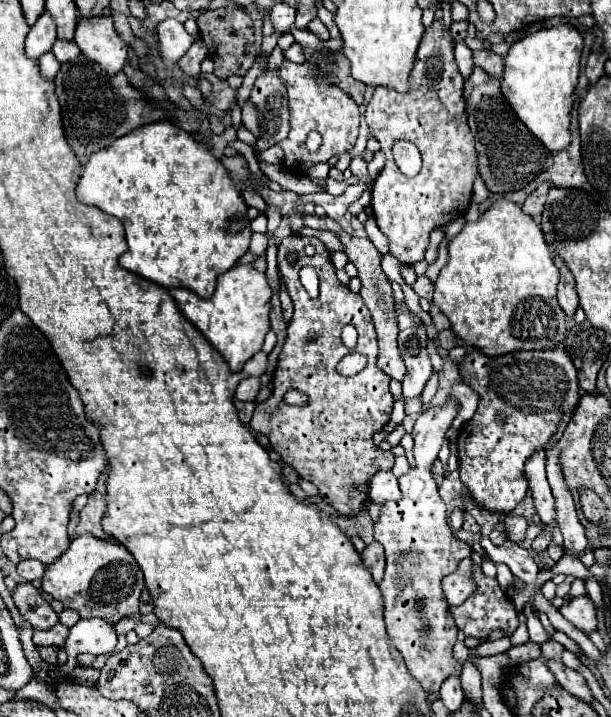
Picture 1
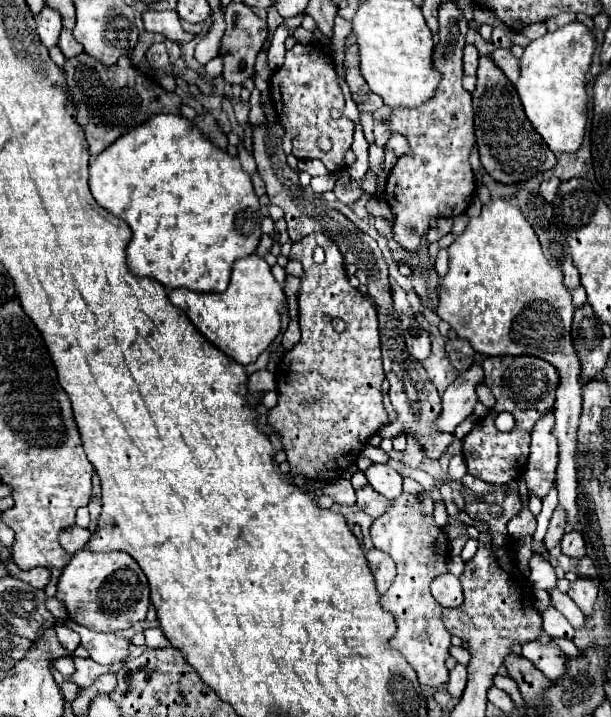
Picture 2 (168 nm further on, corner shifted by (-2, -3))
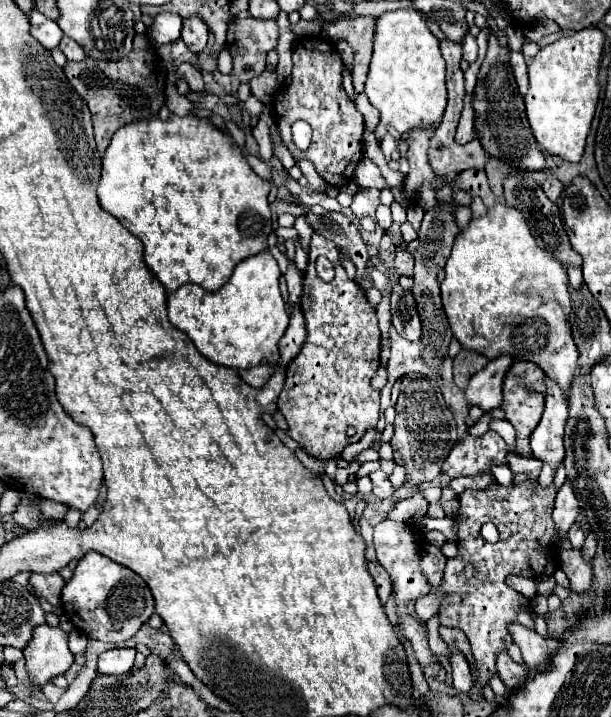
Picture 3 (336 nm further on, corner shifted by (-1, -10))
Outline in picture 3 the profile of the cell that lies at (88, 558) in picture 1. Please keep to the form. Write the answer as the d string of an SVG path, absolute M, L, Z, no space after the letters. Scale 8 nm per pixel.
M95 550L87 552L79 560L73 578L63 588L61 602L69 620L77 630L81 630L89 638L111 642L111 644L131 640L155 610L151 590L141 580L141 576L105 558Z

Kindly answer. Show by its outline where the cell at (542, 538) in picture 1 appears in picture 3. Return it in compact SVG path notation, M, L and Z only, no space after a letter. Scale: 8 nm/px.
M563 484L557 492L557 498L555 498L555 510L553 510L553 520L555 520L555 526L563 532L567 532L571 528L571 524L577 520L579 516L579 500L571 488L571 484Z

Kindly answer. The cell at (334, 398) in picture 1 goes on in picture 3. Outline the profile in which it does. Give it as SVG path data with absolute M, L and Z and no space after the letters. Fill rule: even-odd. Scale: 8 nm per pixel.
M313 234L311 236L311 246L309 246L309 266L307 272L303 276L303 296L301 296L301 310L305 316L305 324L307 324L307 340L305 346L301 348L301 352L297 354L297 358L285 368L285 386L279 394L279 410L285 416L289 430L287 434L299 442L303 446L303 450L307 450L311 456L315 458L335 458L341 456L341 452L351 444L361 440L361 436L369 430L377 426L379 420L379 392L375 392L369 382L377 372L379 362L379 344L381 344L381 332L377 326L377 316L375 316L375 308L367 302L363 288L351 280L345 270L339 264L339 254L337 254L337 246L331 244L331 240L327 240L321 234ZM317 256L327 256L333 266L335 266L335 278L333 282L323 282L317 272L315 272L315 260ZM347 426L355 426L357 434L353 438L347 438L345 430Z

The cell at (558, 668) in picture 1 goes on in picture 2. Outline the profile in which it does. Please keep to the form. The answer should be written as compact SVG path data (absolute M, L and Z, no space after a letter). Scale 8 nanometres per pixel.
M530 641L522 645L522 655L530 659L550 681L558 681L566 673L566 655L556 645L540 645Z

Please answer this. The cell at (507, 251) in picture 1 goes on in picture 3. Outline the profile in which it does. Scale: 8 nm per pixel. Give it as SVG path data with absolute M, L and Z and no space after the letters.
M495 204L487 210L485 216L473 218L465 230L459 232L451 256L445 264L445 280L441 282L443 308L449 320L449 326L455 338L465 350L479 352L489 360L509 354L515 360L527 360L537 364L547 376L551 376L563 392L567 394L573 382L573 376L579 368L577 348L569 328L569 284L565 268L543 248L537 246L527 218L505 204Z

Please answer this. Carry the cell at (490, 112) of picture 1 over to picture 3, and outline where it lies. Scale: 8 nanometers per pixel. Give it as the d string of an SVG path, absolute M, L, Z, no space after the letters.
M491 32L487 42L487 56L481 64L477 86L473 92L475 132L487 154L499 156L503 160L513 160L523 170L545 170L545 158L529 128L529 122L525 116L525 102L517 90L511 64L509 64L509 54L511 54L509 46L501 44L497 36Z

